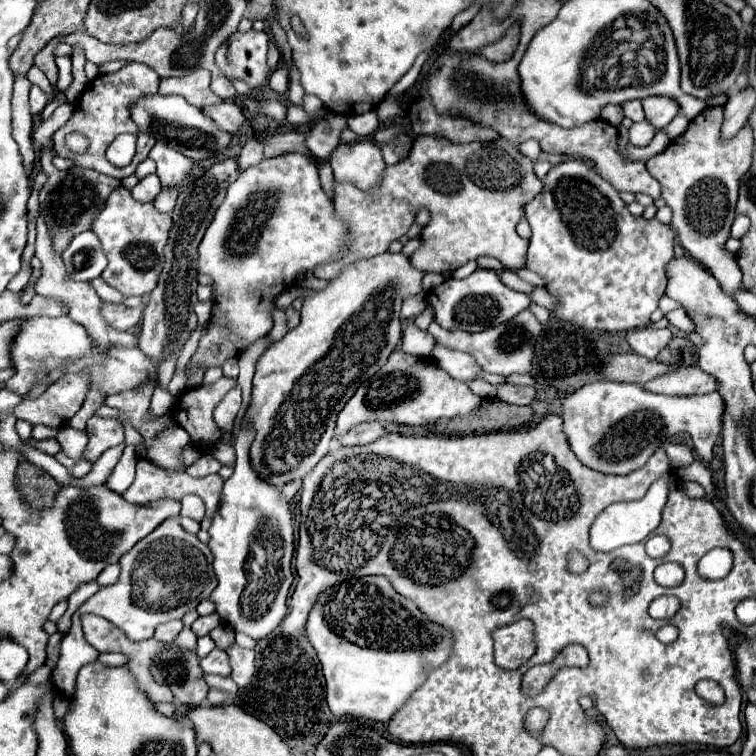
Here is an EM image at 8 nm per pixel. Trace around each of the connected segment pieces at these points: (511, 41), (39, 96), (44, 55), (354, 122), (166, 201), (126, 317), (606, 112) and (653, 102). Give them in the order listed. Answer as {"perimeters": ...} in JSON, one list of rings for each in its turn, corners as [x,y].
{"perimeters":[[[[513,25],[497,43],[483,47],[479,53],[489,61],[507,61],[515,53],[517,43],[519,43],[519,29],[517,25]]],[[[33,85],[31,91],[29,91],[29,105],[31,105],[33,115],[41,113],[45,109],[45,105],[47,105],[47,97],[43,95],[41,89],[37,89],[37,85]]],[[[51,43],[37,53],[35,65],[43,69],[43,73],[45,73],[47,79],[51,81],[51,85],[57,83],[57,65],[55,65],[55,59],[53,59],[53,47],[51,47]]],[[[375,111],[369,113],[361,113],[361,115],[349,115],[347,117],[347,125],[359,135],[359,137],[369,137],[377,131],[379,127],[379,119]]],[[[173,187],[173,189],[161,189],[161,193],[153,201],[157,209],[171,209],[171,191],[177,191],[177,195],[179,195],[177,187]]],[[[105,303],[101,307],[101,317],[109,325],[113,325],[113,329],[119,329],[119,331],[131,331],[135,325],[139,325],[141,313],[143,313],[143,305],[131,309],[131,307],[123,307],[123,305]]],[[[609,103],[601,109],[601,119],[619,127],[621,121],[623,121],[623,113],[621,113],[621,105],[615,105],[615,103]]],[[[647,97],[643,101],[643,111],[645,119],[655,129],[663,129],[679,113],[679,105],[669,97]]]]}

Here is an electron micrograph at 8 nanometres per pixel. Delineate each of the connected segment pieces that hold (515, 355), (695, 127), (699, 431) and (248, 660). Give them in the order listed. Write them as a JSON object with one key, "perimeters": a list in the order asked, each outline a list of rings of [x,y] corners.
{"perimeters":[[[[525,309],[523,313],[513,317],[509,323],[489,327],[487,331],[481,331],[481,333],[467,333],[461,329],[443,329],[437,321],[433,321],[427,331],[435,337],[437,343],[475,357],[477,365],[481,365],[483,371],[497,373],[497,375],[511,375],[511,373],[529,373],[531,371],[533,343],[541,333],[541,323],[529,309]]],[[[723,107],[705,109],[663,153],[647,161],[647,171],[661,183],[661,197],[673,209],[671,229],[677,233],[681,247],[711,271],[723,291],[731,293],[741,287],[741,269],[735,257],[725,251],[725,243],[735,219],[739,179],[751,165],[753,135],[749,127],[743,127],[731,141],[721,143],[721,121]]],[[[593,381],[563,399],[563,433],[575,457],[589,469],[607,475],[627,475],[641,469],[647,459],[673,435],[687,431],[701,461],[711,461],[713,445],[721,433],[723,399],[719,393],[671,397],[645,391],[637,383]]],[[[233,645],[227,649],[227,655],[231,657],[231,679],[237,683],[237,687],[247,687],[255,675],[255,651],[243,649],[239,645]]]]}

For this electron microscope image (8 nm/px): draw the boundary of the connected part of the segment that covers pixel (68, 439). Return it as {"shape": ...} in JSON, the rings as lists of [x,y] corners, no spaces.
{"shape":[[[61,427],[55,435],[55,439],[59,441],[65,455],[73,457],[73,459],[81,459],[81,453],[88,443],[87,433],[85,431],[75,431],[71,427]]]}

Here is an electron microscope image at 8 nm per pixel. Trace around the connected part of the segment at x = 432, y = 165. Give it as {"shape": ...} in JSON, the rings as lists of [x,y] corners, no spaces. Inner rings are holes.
{"shape":[[[421,135],[413,141],[413,147],[403,161],[399,161],[393,167],[385,167],[381,183],[377,183],[375,187],[361,191],[347,181],[333,183],[333,203],[337,207],[337,215],[341,215],[347,221],[353,235],[351,251],[341,261],[333,265],[321,265],[319,269],[315,269],[315,277],[331,281],[333,277],[339,277],[339,273],[351,263],[385,253],[391,241],[407,233],[407,229],[413,225],[415,215],[421,209],[429,211],[431,221],[421,231],[421,247],[409,257],[413,267],[421,271],[447,271],[451,267],[457,269],[463,263],[477,259],[479,255],[489,255],[499,259],[507,269],[519,269],[525,261],[527,241],[517,235],[515,225],[525,215],[525,205],[533,201],[533,197],[541,193],[541,189],[543,183],[533,173],[533,161],[521,155],[517,147],[505,139],[497,139],[491,143],[453,145],[441,137]]]}

